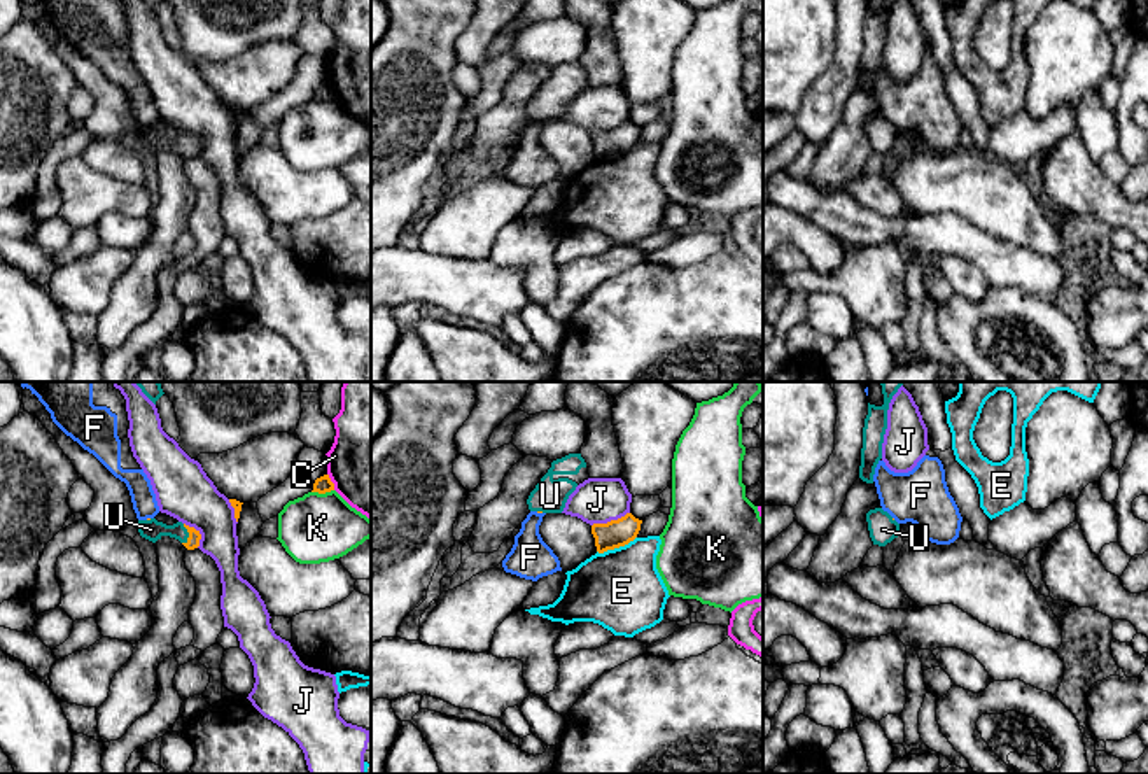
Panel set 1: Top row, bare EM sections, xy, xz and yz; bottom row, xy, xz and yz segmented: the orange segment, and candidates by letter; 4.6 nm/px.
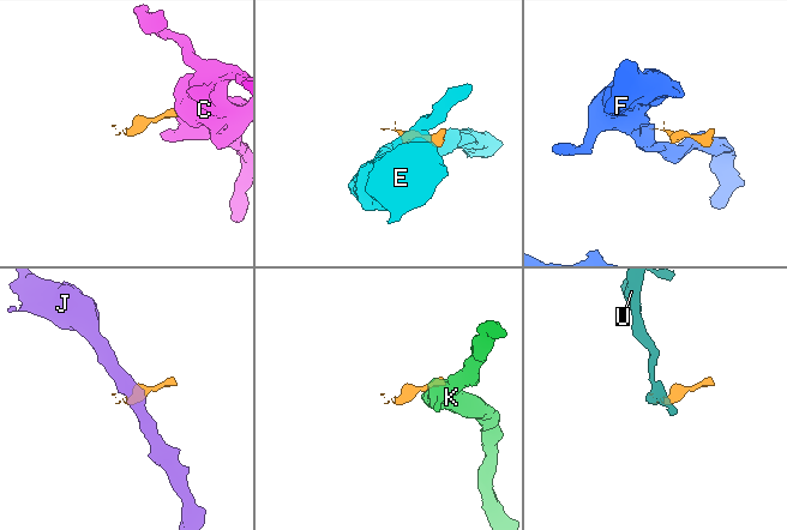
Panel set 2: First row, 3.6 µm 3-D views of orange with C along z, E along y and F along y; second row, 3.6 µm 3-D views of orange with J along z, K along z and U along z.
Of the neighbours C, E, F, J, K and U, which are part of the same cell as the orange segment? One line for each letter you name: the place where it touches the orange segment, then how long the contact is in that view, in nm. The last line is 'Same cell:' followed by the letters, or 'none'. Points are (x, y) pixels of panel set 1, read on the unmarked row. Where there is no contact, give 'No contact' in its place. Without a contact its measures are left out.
U: Touches orange at xy (189, 142). Shared border 100 nm
Same cell: U

